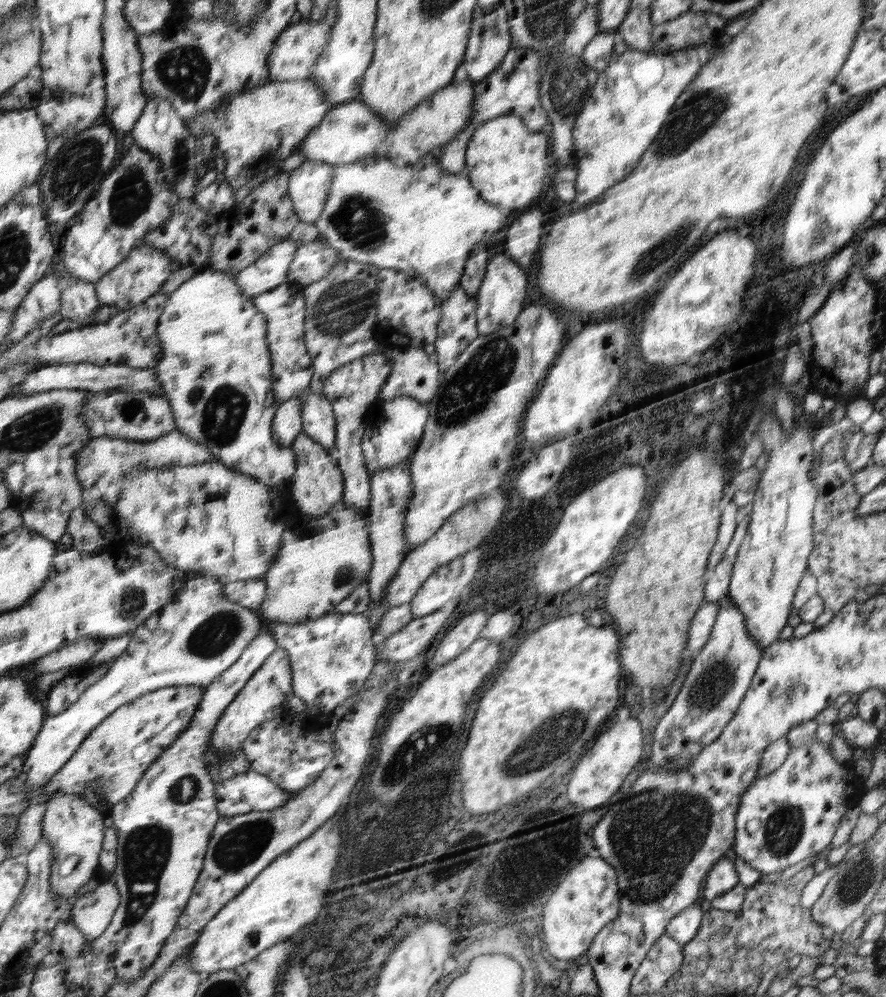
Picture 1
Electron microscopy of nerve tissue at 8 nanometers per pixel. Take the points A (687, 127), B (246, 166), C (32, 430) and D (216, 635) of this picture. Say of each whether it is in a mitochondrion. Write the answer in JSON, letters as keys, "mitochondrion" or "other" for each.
{"A":"mitochondrion","B":"other","C":"mitochondrion","D":"mitochondrion"}

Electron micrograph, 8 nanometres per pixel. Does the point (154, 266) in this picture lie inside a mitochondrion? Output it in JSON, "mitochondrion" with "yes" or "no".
{"mitochondrion":"no"}

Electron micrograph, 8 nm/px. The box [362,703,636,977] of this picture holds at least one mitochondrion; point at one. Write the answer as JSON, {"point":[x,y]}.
{"point":[558,734]}

